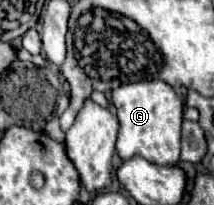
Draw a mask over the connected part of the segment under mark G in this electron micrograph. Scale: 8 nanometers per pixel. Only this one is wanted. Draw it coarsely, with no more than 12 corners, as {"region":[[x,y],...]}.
{"region":[[163,80],[113,90],[117,152],[179,160],[183,100]]}

